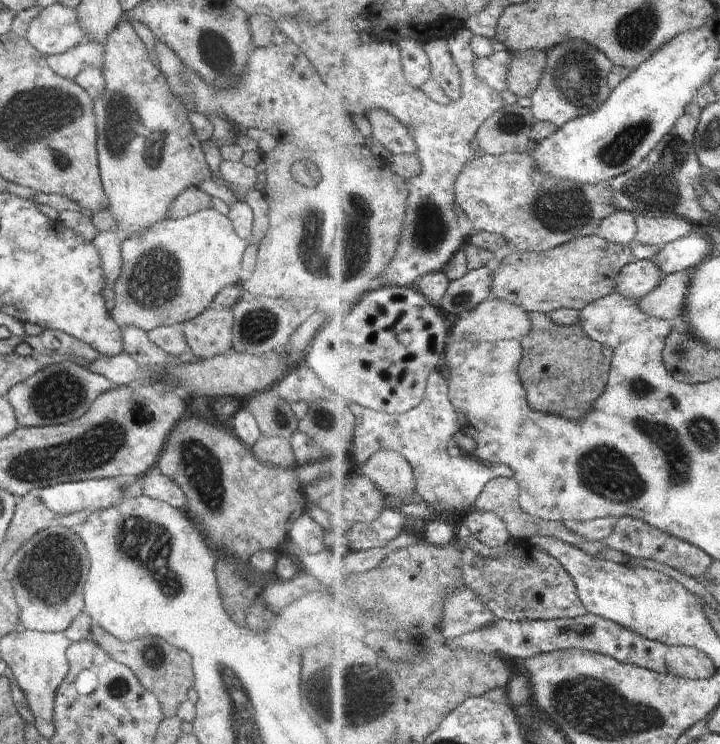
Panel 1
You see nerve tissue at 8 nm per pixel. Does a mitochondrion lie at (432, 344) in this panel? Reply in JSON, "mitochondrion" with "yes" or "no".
{"mitochondrion":"no"}

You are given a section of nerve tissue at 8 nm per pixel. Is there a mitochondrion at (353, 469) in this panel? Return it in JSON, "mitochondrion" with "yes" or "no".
{"mitochondrion":"no"}

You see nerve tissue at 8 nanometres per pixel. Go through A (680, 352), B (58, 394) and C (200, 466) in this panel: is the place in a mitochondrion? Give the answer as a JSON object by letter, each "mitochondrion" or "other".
{"A":"mitochondrion","B":"mitochondrion","C":"mitochondrion"}

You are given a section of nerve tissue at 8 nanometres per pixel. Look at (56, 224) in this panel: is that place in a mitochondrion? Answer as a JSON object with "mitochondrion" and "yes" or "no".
{"mitochondrion":"no"}

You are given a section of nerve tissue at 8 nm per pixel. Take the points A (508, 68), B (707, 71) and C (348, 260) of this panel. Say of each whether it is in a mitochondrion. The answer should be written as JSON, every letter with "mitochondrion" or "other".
{"A":"other","B":"other","C":"mitochondrion"}

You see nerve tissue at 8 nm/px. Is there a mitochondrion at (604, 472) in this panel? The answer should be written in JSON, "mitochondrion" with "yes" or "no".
{"mitochondrion":"yes"}

